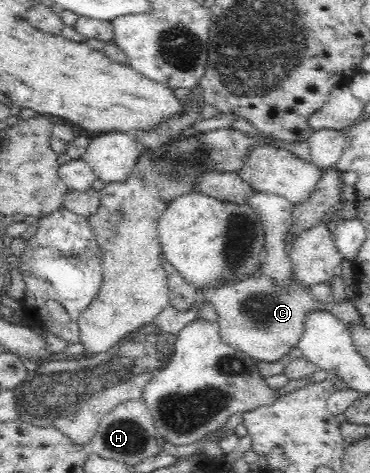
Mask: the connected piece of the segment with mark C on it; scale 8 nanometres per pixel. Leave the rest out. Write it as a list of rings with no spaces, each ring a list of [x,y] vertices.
[[[262,275],[224,285],[214,291],[204,291],[201,299],[214,304],[222,341],[260,363],[273,362],[288,354],[302,335],[305,313],[308,310],[324,310],[326,307],[314,301],[307,293],[307,288],[299,285],[295,278],[290,287],[279,289],[271,279]]]

